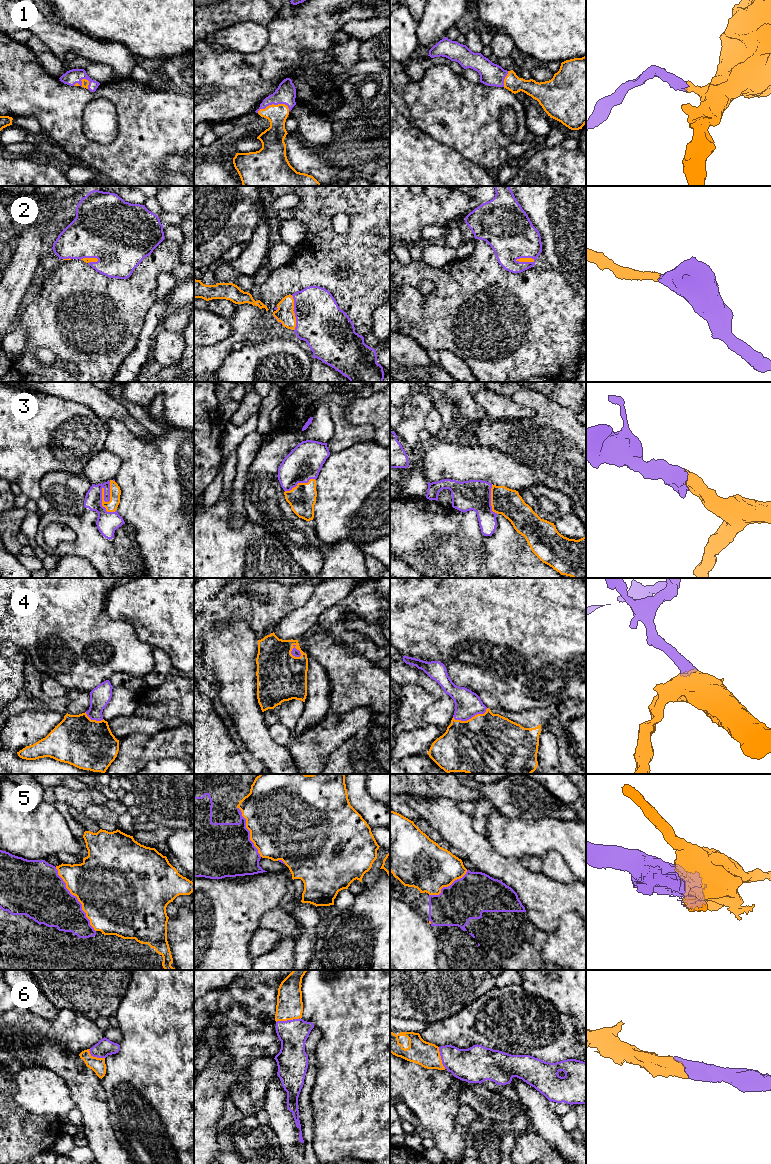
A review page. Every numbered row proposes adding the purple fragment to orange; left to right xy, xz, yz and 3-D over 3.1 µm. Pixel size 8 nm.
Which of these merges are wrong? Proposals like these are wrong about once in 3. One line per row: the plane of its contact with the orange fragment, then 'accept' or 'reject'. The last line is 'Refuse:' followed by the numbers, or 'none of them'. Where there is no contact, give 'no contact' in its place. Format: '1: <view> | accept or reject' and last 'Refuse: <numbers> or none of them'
1: xz | accept
2: yz | accept
3: xy | accept
4: yz | accept
5: xy | reject
6: xz | accept
Refuse: 5

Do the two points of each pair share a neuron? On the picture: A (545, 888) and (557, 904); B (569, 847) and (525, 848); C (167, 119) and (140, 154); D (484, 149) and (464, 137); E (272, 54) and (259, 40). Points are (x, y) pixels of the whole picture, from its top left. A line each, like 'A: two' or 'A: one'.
A: one
B: one
C: one
D: one
E: two

